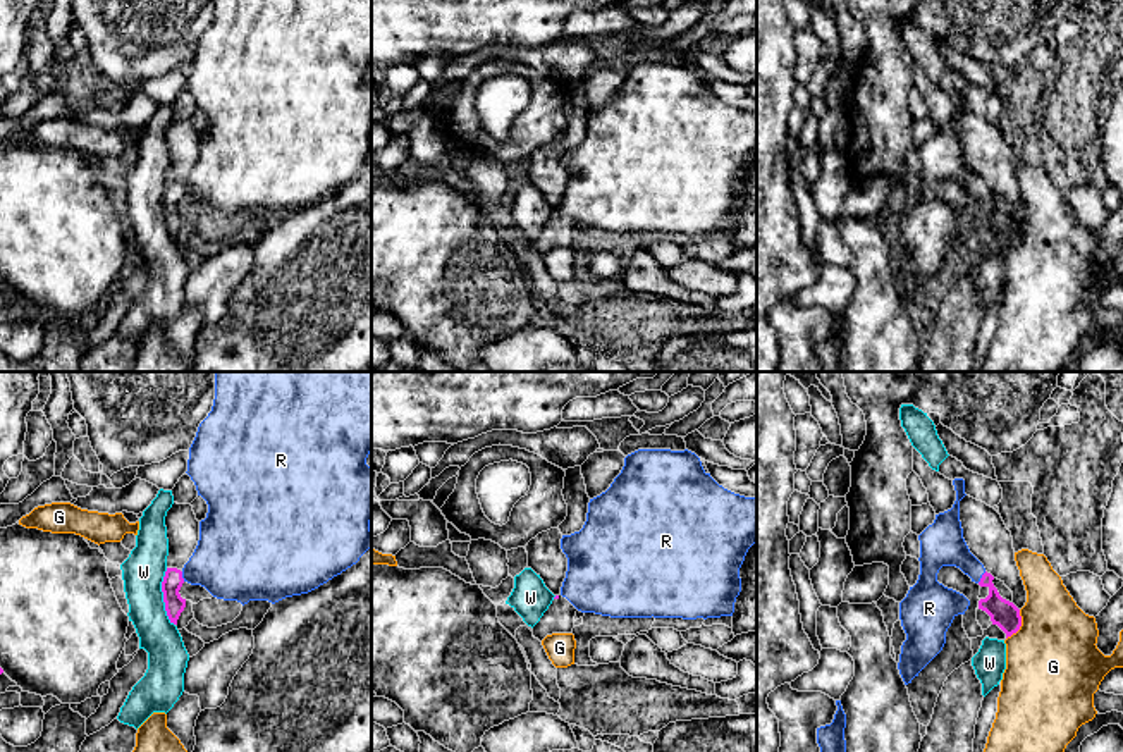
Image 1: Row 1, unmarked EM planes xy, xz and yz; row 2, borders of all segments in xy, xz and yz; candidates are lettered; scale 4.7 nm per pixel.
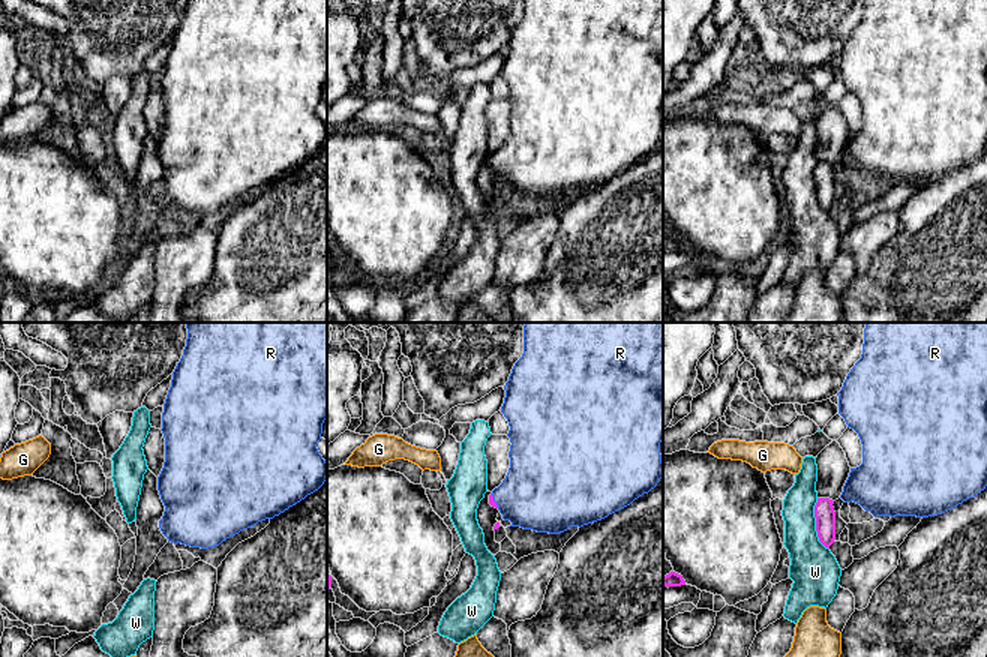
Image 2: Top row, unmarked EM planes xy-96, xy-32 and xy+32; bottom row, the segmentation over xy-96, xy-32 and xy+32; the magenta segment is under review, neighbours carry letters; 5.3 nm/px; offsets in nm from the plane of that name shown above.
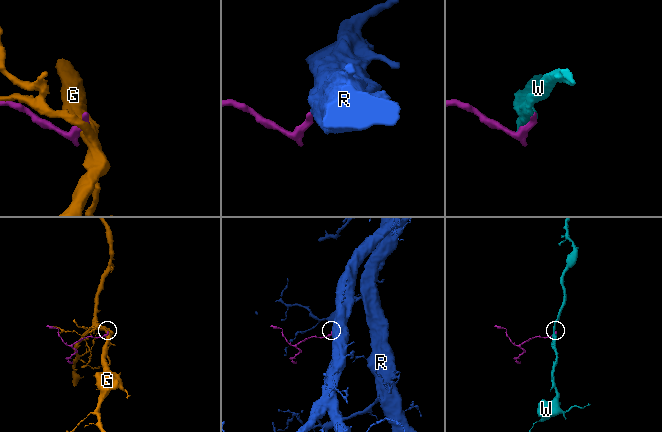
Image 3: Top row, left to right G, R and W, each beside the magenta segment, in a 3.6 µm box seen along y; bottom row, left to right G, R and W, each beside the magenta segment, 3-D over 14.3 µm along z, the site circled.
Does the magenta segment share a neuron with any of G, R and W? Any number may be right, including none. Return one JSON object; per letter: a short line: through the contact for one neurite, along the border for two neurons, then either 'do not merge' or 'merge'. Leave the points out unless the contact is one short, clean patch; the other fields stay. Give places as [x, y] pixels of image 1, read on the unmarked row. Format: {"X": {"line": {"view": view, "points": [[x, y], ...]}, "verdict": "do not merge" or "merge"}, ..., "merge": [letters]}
{"G": {"line": {"view": "yz", "points": [[1020, 224], [1020, 241], [1006, 253]]}, "verdict": "do not merge"}, "R": {"line": {"view": "yz", "points": [[1003, 228], [982, 191], [957, 167], [941, 159]]}, "verdict": "merge"}, "W": {"verdict": "do not merge"}, "merge": ["R"]}

